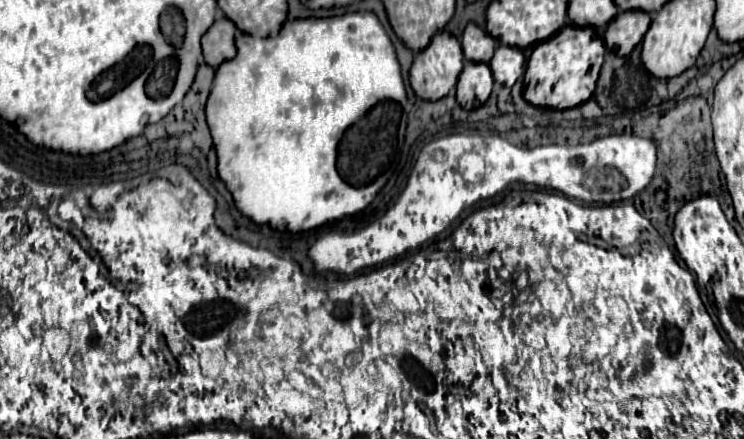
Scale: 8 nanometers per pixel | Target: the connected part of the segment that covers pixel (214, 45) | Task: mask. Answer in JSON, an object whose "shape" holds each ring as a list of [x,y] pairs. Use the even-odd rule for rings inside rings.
{"shape":[[[228,18],[216,20],[208,32],[202,36],[202,50],[204,50],[204,60],[208,66],[218,68],[222,62],[232,60],[236,56],[236,46],[234,46],[234,22]]]}

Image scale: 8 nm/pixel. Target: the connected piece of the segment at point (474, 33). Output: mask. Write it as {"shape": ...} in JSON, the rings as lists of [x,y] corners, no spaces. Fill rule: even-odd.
{"shape":[[[468,24],[462,34],[462,50],[464,58],[470,62],[490,62],[494,54],[494,40],[476,24]]]}

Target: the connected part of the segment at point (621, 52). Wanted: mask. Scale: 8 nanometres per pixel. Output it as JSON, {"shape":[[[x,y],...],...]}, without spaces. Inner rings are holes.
{"shape":[[[622,12],[606,28],[606,48],[618,56],[628,56],[642,40],[650,26],[650,14],[646,12]]]}

